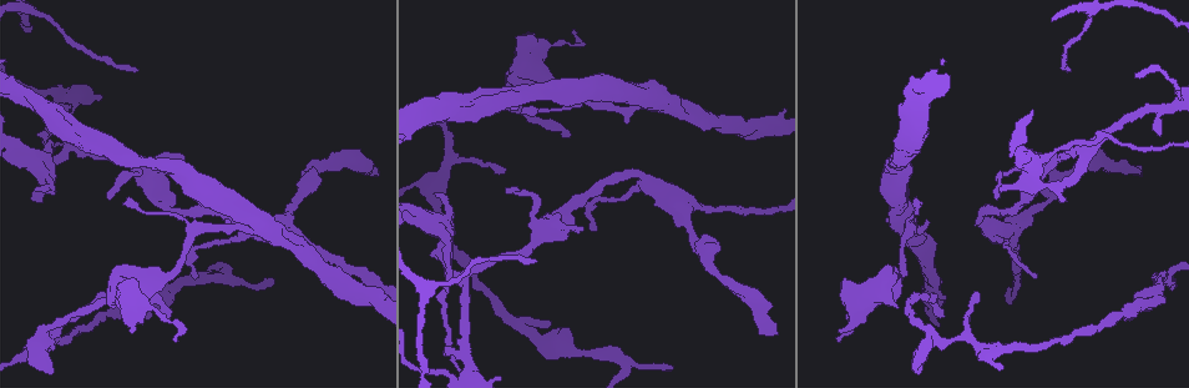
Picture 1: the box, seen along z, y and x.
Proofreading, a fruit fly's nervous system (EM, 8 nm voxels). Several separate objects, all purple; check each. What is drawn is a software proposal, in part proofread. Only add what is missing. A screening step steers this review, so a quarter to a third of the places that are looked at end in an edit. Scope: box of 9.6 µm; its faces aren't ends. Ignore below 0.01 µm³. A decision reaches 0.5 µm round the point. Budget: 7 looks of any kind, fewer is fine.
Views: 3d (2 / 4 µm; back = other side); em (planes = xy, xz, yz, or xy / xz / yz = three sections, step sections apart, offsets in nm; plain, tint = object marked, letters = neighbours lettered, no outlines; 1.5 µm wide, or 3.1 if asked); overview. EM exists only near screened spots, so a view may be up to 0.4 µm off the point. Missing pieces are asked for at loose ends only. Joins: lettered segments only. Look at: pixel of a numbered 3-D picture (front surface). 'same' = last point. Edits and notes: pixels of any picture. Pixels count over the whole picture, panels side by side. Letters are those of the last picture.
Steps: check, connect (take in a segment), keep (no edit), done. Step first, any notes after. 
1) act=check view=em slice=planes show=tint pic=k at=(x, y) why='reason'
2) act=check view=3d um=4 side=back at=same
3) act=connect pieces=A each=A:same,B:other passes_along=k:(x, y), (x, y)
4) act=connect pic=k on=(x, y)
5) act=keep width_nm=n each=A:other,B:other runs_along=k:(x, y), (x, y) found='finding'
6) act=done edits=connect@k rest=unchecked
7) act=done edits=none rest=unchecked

act=check view=em slice=planes show=letters pic=1 at=(838, 332) why='stops while still wide'

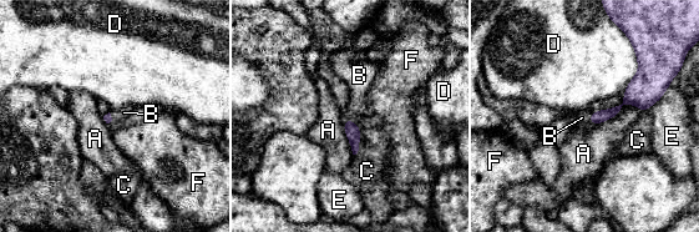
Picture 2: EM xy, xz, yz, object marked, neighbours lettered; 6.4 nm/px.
act=connect pieces=B each=A:other,B:same,C:other,D:other,E:other,F:other passes_along=2:(603, 115), (589, 119), (582, 117) found='the cell continues'

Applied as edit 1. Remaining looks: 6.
act=check view=em slice=xy step=4 show=tint pic=1 at=(150, 312) why='branch stops here'

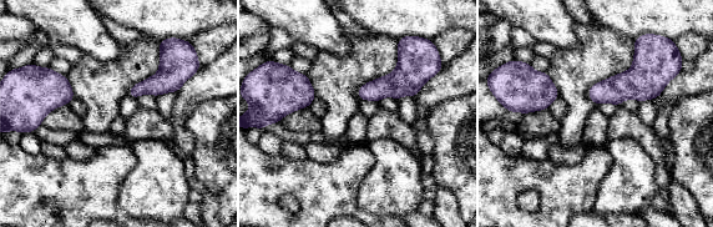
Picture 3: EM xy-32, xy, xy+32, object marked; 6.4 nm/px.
act=check view=em slice=planes show=letters at=same why='another direction'

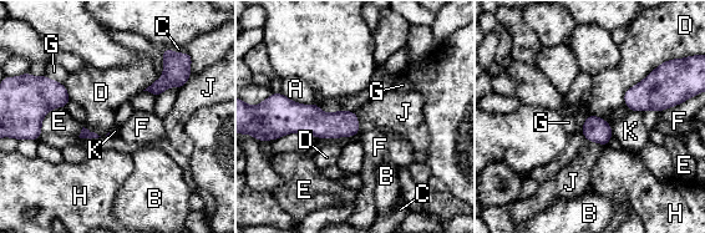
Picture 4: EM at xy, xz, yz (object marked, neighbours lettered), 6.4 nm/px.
act=keep each=A:other,B:other,C:other,D:other,E:other,F:other,G:other,H:other,J:other,K:other found='no lettered segment goes on from it'

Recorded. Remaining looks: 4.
act=check view=3d um=4 pic=1 at=(41, 202) why='an open end'

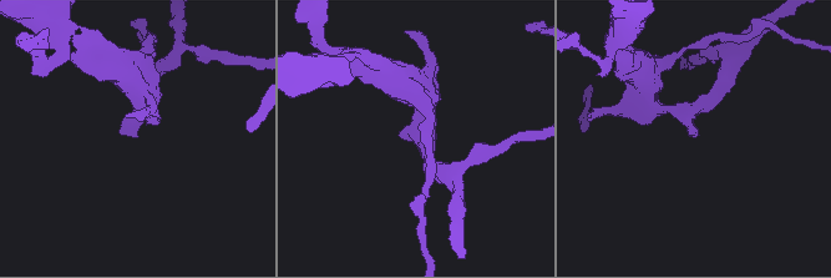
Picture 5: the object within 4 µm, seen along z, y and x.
act=check view=em slice=planes show=tint pic=5 at=(137, 134)

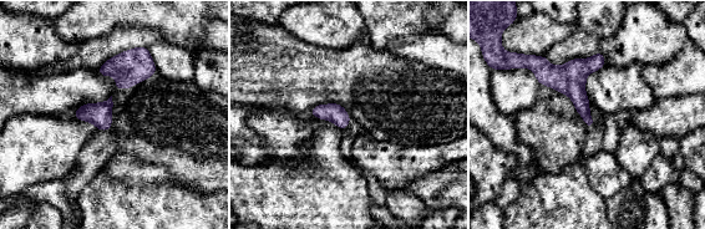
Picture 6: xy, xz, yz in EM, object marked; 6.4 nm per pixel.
act=check view=em slice=planes show=letters at=same

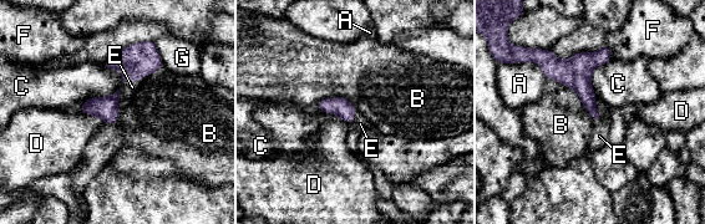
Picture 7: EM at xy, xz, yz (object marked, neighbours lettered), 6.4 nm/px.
act=connect pieces=E each=A:other,B:other,C:other,D:other,E:same,F:other,G:other passes_along=7:(579, 79), (597, 112), (599, 136) found='it goes on there'

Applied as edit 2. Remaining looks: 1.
act=done edits=connect@2,connect@7 rest=unchecked

